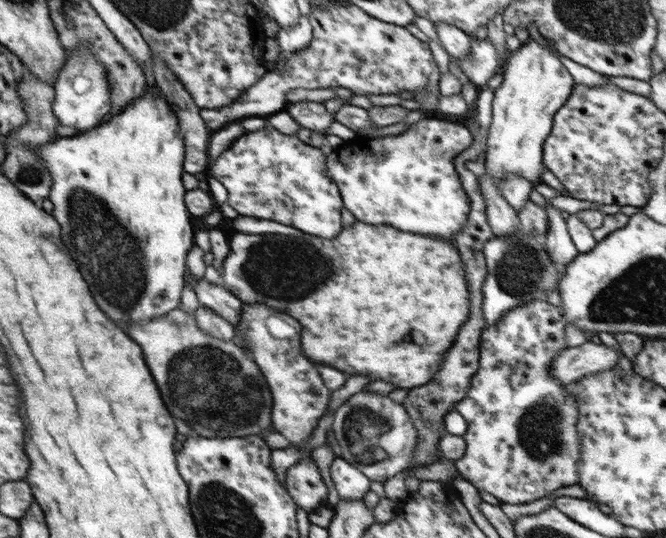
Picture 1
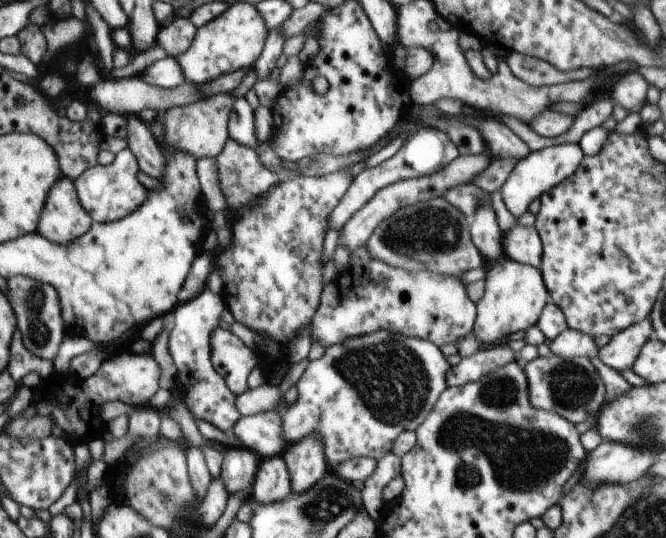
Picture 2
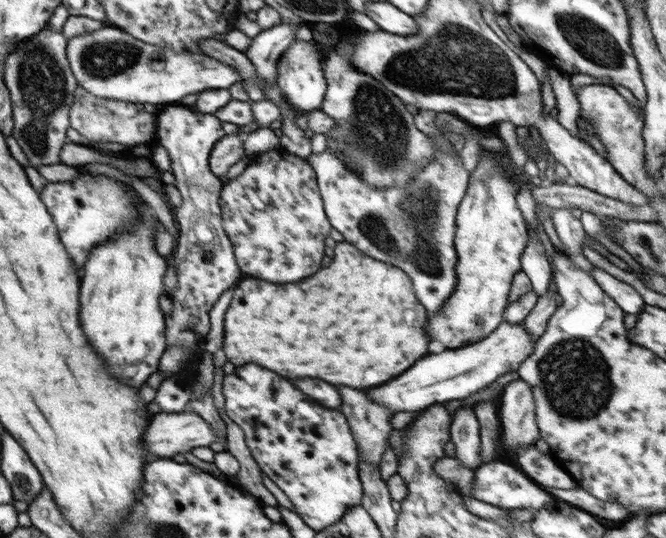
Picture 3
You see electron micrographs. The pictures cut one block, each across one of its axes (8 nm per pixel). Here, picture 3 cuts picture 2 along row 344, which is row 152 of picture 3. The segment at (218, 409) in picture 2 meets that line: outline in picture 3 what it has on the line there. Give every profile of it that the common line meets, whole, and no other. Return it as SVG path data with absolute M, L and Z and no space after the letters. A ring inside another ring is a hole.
M168 104L156 114L155 142L164 146L168 151L175 186L182 196L181 206L175 207L173 213L179 230L173 252L173 266L177 274L178 286L171 296L172 301L176 300L176 302L172 302L172 314L170 317L165 317L167 347L180 346L186 347L186 349L198 347L200 340L204 340L210 330L210 318L208 316L213 306L230 286L236 284L236 280L242 274L235 259L232 243L222 228L222 211L219 198L223 183L220 177L211 171L209 165L209 156L214 145L225 135L222 123L213 114L202 114L194 111L192 107L181 104ZM194 124L198 124L198 140L188 140L188 138L192 138L190 134L194 132Z

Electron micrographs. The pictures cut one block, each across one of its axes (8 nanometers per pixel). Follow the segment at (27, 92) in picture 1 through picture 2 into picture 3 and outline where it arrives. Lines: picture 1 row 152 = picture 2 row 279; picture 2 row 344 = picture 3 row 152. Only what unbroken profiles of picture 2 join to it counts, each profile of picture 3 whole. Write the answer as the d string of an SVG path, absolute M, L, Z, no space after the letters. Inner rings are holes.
M47 26L46 30L41 30L40 33L35 34L32 38L18 44L17 48L6 57L6 86L10 88L10 94L14 94L14 106L16 106L16 108L14 108L14 122L18 122L18 130L14 130L14 138L16 138L18 144L22 146L24 154L28 156L30 166L37 168L42 165L60 163L60 148L68 142L68 138L66 138L66 130L68 130L71 125L68 124L68 110L71 110L73 106L75 94L79 86L77 84L76 76L73 74L72 67L69 65L68 39L65 38L64 32L54 32Z

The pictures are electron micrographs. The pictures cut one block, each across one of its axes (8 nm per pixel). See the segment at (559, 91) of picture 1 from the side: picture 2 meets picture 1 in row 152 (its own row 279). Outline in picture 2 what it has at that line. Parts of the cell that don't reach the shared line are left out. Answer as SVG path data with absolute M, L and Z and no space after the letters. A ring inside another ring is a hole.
M506 257L487 267L485 289L482 298L475 304L477 317L473 326L473 335L482 347L505 341L510 334L527 330L536 325L545 304L550 302L548 289L544 286L540 269L513 261Z

